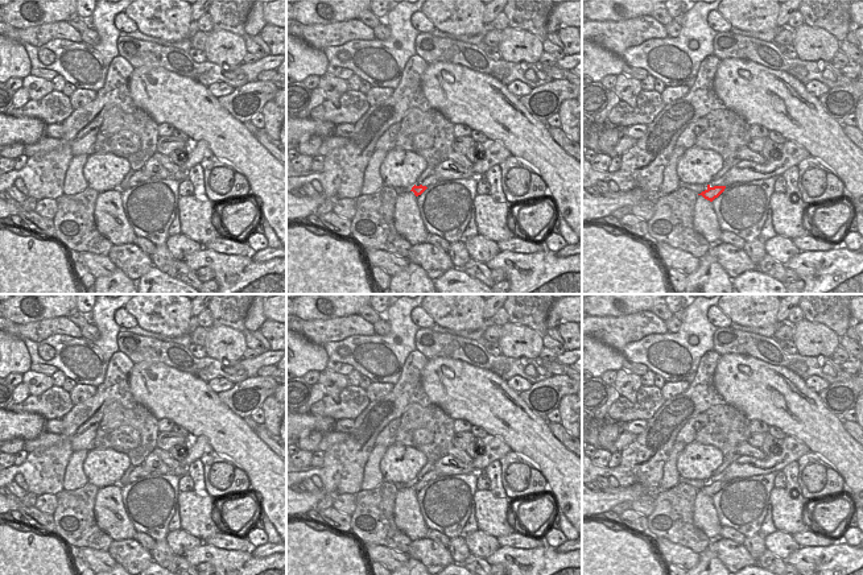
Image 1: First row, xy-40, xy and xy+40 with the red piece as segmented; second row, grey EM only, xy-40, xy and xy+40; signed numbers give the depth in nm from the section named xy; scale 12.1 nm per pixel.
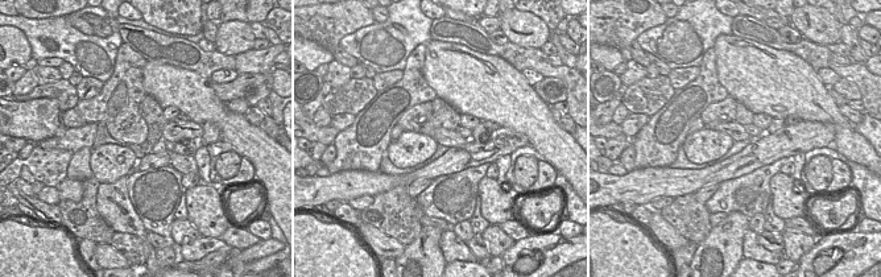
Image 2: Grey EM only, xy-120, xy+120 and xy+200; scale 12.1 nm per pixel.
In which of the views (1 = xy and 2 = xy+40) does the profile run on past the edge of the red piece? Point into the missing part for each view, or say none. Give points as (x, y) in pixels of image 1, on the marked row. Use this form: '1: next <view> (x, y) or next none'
1: next xy (432, 178)
2: next none

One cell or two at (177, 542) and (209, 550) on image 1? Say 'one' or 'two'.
two

